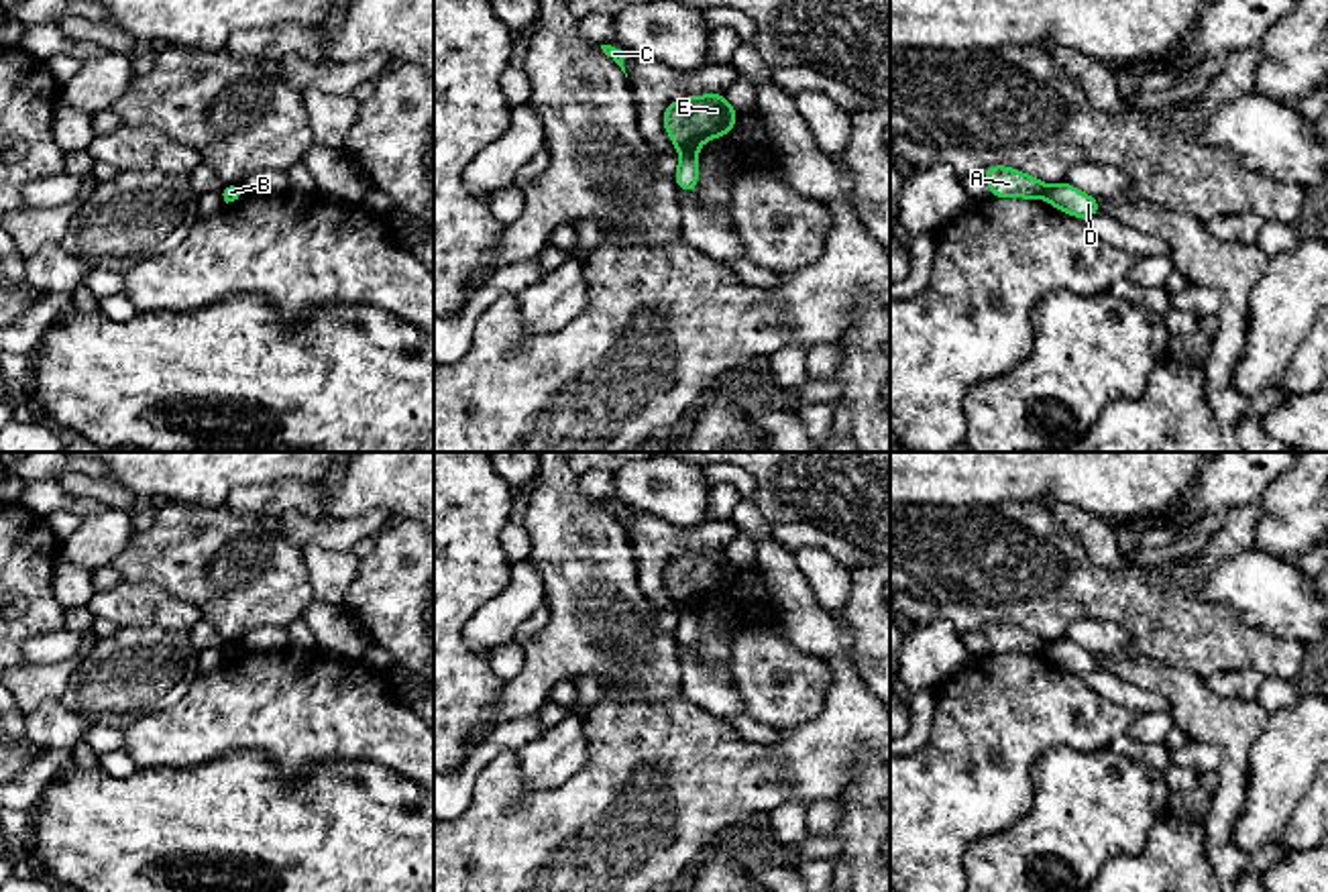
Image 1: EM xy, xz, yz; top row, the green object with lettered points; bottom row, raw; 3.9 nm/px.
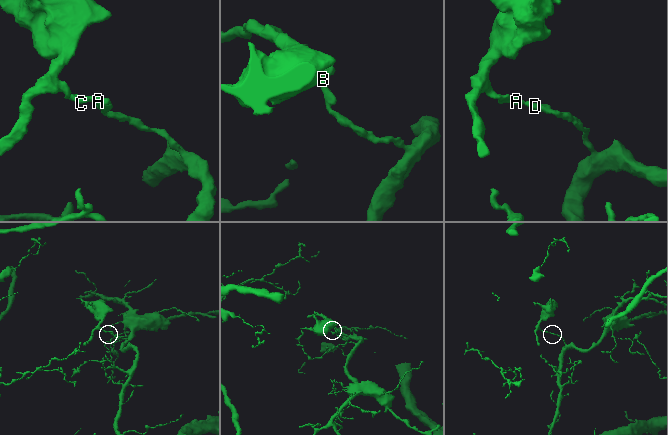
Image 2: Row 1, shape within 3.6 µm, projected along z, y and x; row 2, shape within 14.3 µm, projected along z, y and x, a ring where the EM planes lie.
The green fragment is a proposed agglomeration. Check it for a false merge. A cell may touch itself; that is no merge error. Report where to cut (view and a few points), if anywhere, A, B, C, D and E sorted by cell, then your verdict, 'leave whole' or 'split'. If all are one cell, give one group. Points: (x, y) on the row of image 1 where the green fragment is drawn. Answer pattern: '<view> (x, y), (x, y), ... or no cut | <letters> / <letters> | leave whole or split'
xz (681, 149), (695, 151) | A C E / B D | split

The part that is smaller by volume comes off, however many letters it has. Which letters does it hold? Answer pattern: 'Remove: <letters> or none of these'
Remove: A, C, E

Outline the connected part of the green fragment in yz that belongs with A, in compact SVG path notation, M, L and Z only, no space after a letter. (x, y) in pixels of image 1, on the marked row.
M992 165L988 167L982 177L986 179L994 198L1043 198L1047 185L1037 177L1031 177L1018 169Z

